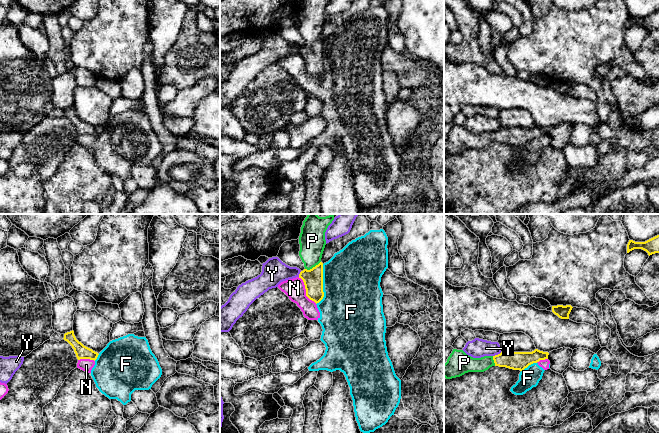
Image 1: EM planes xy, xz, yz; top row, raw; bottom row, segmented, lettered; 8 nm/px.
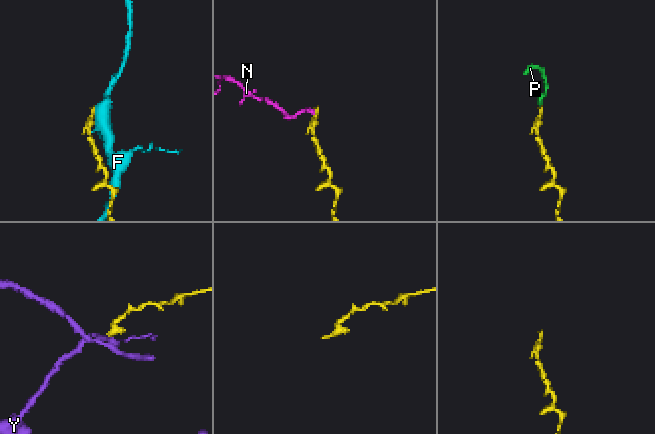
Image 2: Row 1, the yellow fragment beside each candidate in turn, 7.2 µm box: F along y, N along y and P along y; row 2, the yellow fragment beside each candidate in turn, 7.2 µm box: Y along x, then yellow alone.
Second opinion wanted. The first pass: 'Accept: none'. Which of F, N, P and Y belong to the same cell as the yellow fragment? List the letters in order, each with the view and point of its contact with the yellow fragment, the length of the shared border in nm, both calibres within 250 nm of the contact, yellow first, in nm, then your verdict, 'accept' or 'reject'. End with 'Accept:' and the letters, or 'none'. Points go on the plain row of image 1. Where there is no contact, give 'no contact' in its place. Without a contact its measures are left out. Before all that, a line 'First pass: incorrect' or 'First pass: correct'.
First pass: incorrect
F: xz (322, 60) | 340 nm | 160/460 nm | reject
N: xz (306, 67) | 260 nm | 160/160 nm | reject
P: xz (313, 43) | 140 nm | 160/220 nm | accept
Y: yz (498, 130) | 80 nm | 140/160 nm | reject
Accept: P

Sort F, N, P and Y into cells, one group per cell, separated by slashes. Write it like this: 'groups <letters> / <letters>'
groups F N / P / Y

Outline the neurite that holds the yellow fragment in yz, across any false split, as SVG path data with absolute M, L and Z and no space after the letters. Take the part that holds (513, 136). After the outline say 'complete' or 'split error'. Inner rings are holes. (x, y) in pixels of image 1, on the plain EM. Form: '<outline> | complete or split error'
M453 125L444 140L444 153L452 155L468 148L484 148L492 142L523 147L529 141L548 135L548 128L535 125L532 128L501 128L495 132L473 134L463 126Z | split error

